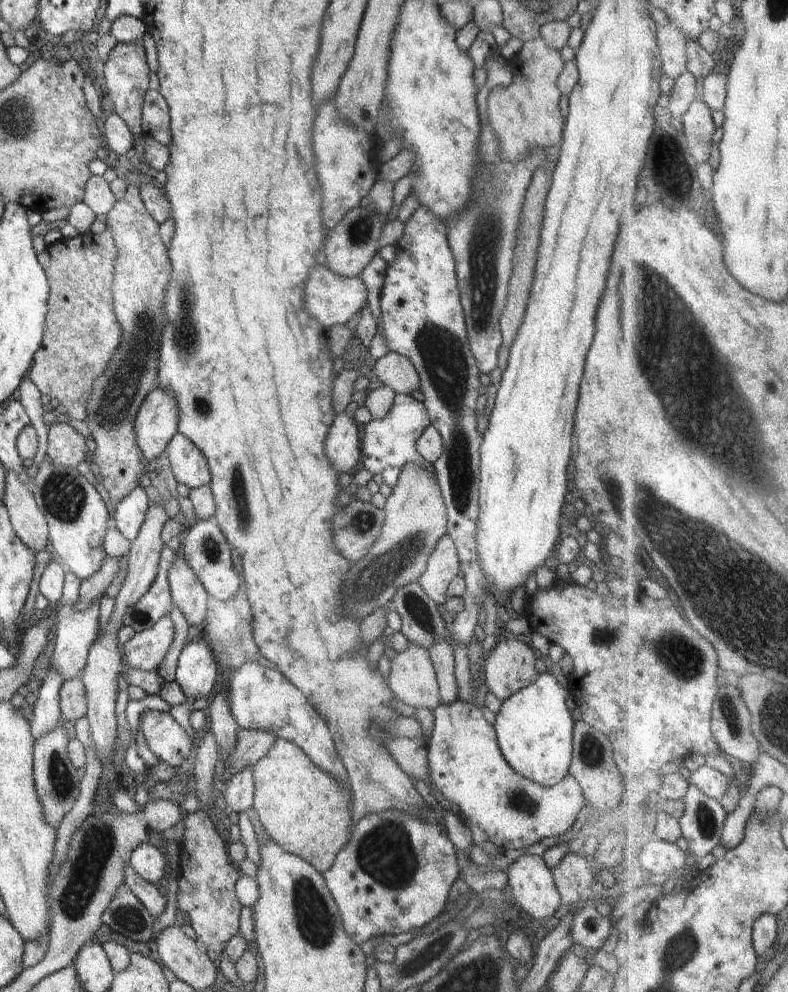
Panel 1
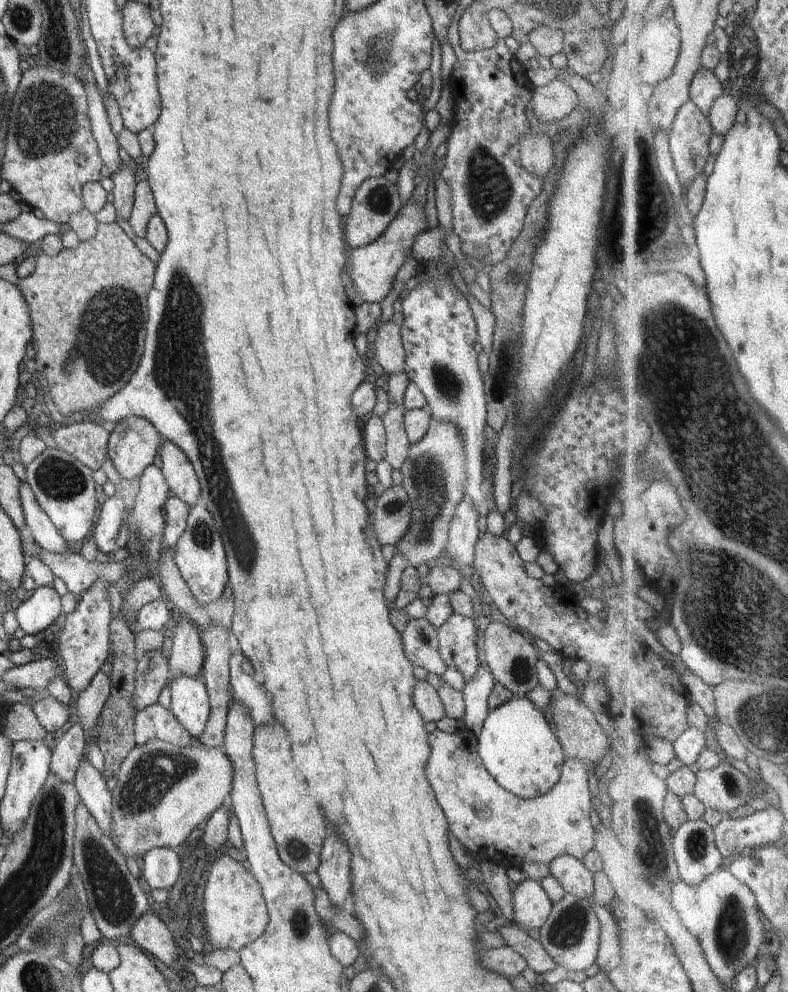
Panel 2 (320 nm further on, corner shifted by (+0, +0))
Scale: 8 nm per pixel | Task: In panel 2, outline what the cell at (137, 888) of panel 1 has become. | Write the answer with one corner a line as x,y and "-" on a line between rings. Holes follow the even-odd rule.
84,757
78,766
73,784
76,786
81,802
96,820
97,826
100,826
104,836
114,844
114,838
112,838
112,798
111,792
107,788
106,779

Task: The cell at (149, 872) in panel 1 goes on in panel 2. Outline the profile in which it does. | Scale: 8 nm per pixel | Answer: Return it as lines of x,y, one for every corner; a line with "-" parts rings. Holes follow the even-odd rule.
152,848
144,854
142,876
151,889
170,890
181,872
180,857
168,848

